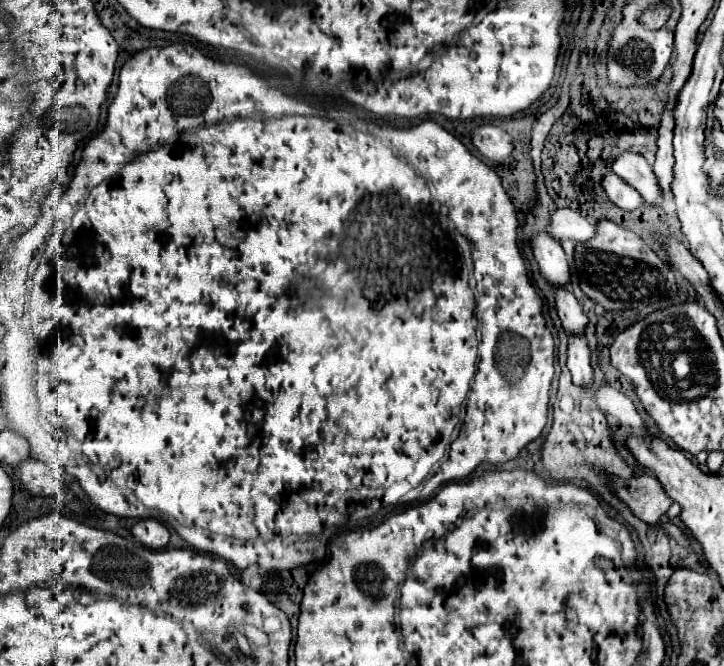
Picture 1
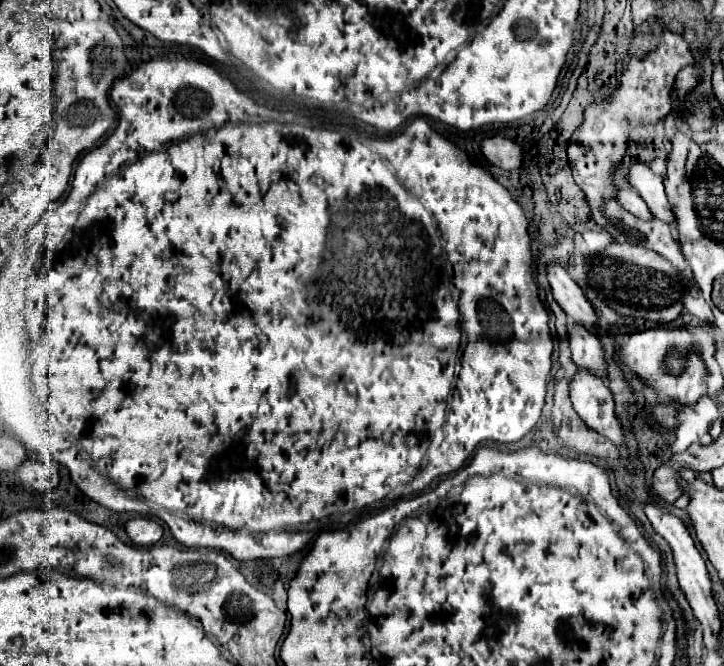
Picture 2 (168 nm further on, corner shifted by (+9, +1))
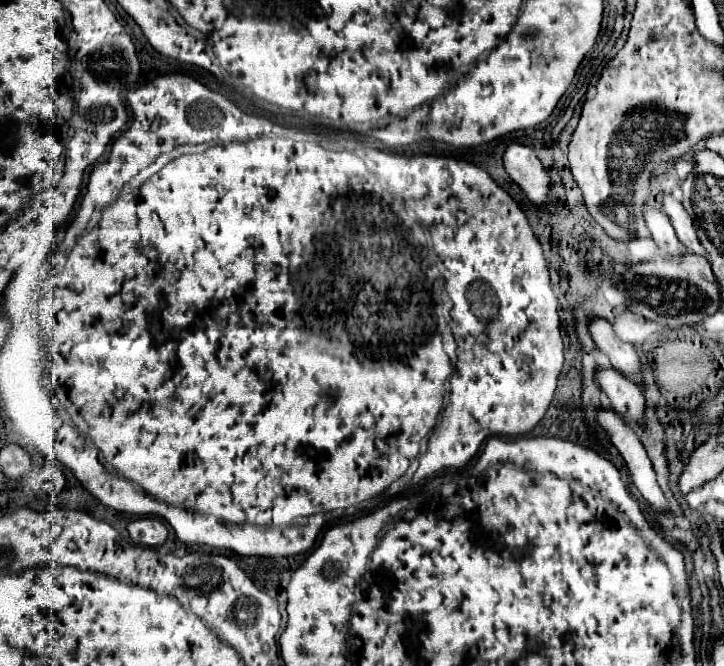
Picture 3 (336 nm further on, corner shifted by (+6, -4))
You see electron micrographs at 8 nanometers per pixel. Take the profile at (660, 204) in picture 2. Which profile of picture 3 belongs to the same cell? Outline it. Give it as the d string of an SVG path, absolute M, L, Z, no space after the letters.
M666 195L662 209L664 209L664 213L668 215L668 219L672 221L678 239L682 239L682 243L684 243L692 253L706 257L706 251L704 251L704 247L702 247L702 243L700 243L700 239L698 239L698 235L696 235L692 217L686 213L686 209L682 207L682 203L678 203L672 195Z

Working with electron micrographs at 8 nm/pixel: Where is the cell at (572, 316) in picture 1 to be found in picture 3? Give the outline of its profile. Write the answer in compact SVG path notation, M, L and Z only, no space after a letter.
M598 367L596 385L610 397L614 411L626 423L634 423L636 427L642 427L646 401L642 391L638 391L638 387L632 381L628 381L624 375L620 375L612 367L610 369Z

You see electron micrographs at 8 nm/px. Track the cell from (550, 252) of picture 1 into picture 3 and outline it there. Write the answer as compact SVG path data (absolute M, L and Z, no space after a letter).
M592 317L590 333L602 353L610 357L610 363L616 371L626 375L626 379L634 381L640 389L644 389L644 371L640 363L640 355L632 343L624 343L612 329L608 321L602 317Z

